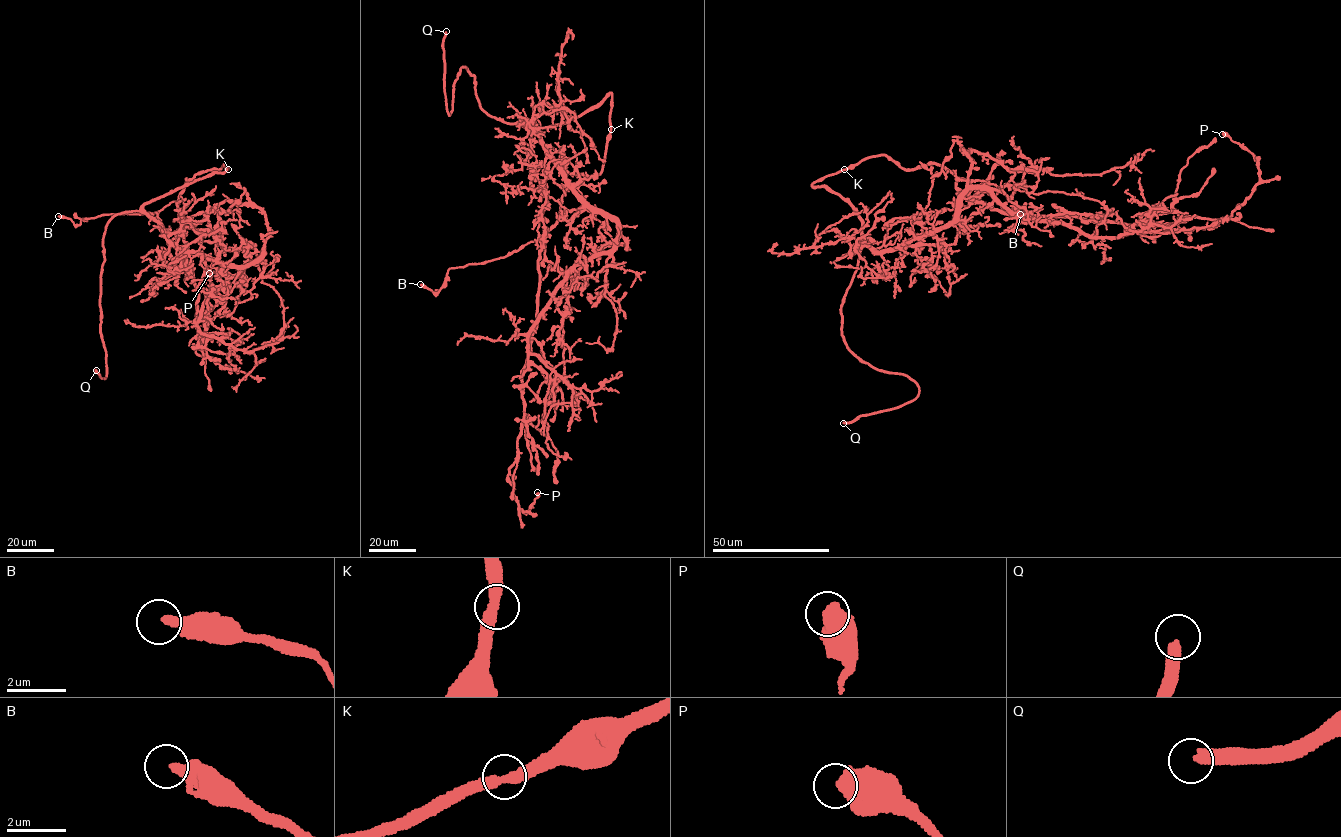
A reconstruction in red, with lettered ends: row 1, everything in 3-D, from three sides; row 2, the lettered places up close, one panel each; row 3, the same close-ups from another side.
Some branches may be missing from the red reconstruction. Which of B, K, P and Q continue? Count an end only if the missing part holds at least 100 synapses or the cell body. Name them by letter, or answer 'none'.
Q

